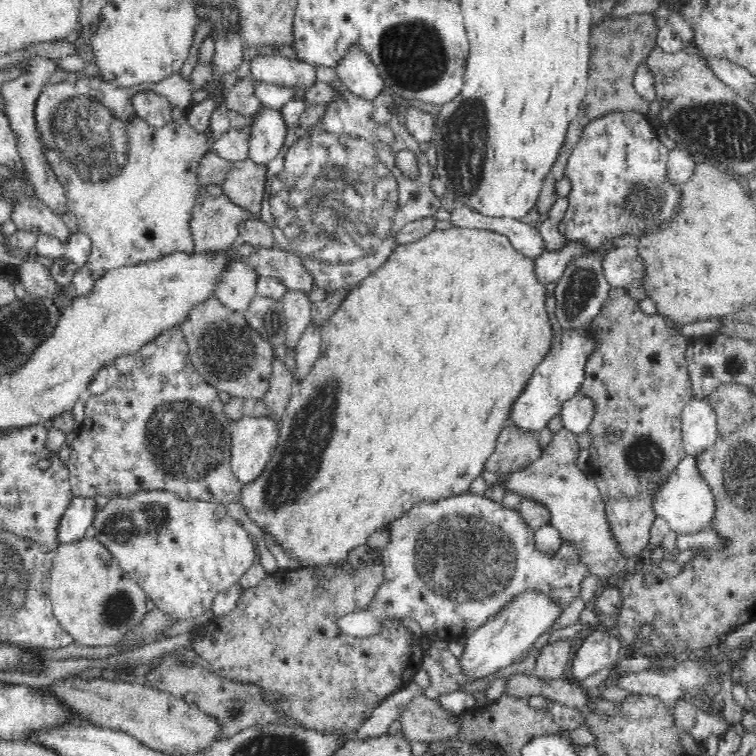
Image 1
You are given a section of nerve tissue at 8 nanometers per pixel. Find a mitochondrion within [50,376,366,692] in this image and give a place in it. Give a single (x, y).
(182, 434)

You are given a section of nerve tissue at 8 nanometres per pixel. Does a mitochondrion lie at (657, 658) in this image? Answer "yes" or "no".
no

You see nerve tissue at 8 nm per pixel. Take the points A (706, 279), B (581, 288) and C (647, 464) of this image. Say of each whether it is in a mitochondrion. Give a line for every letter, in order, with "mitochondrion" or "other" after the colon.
A: other
B: mitochondrion
C: mitochondrion

